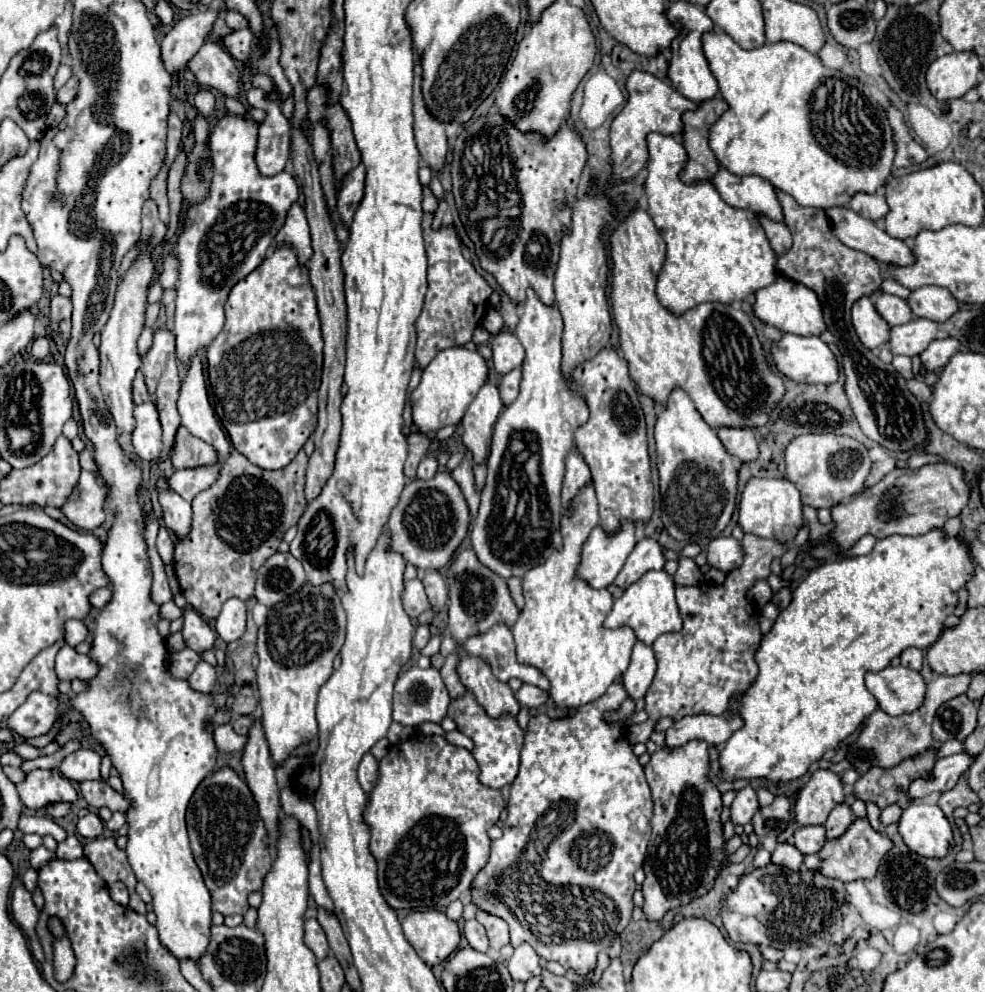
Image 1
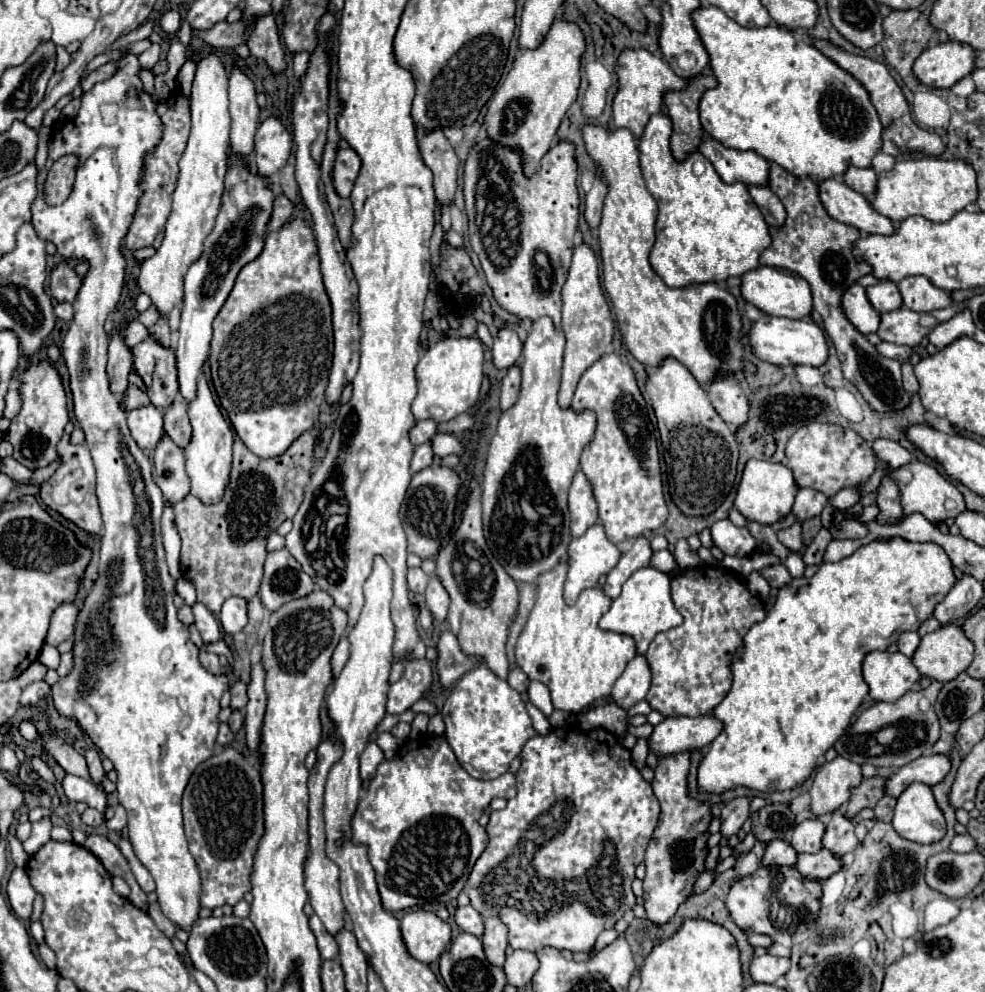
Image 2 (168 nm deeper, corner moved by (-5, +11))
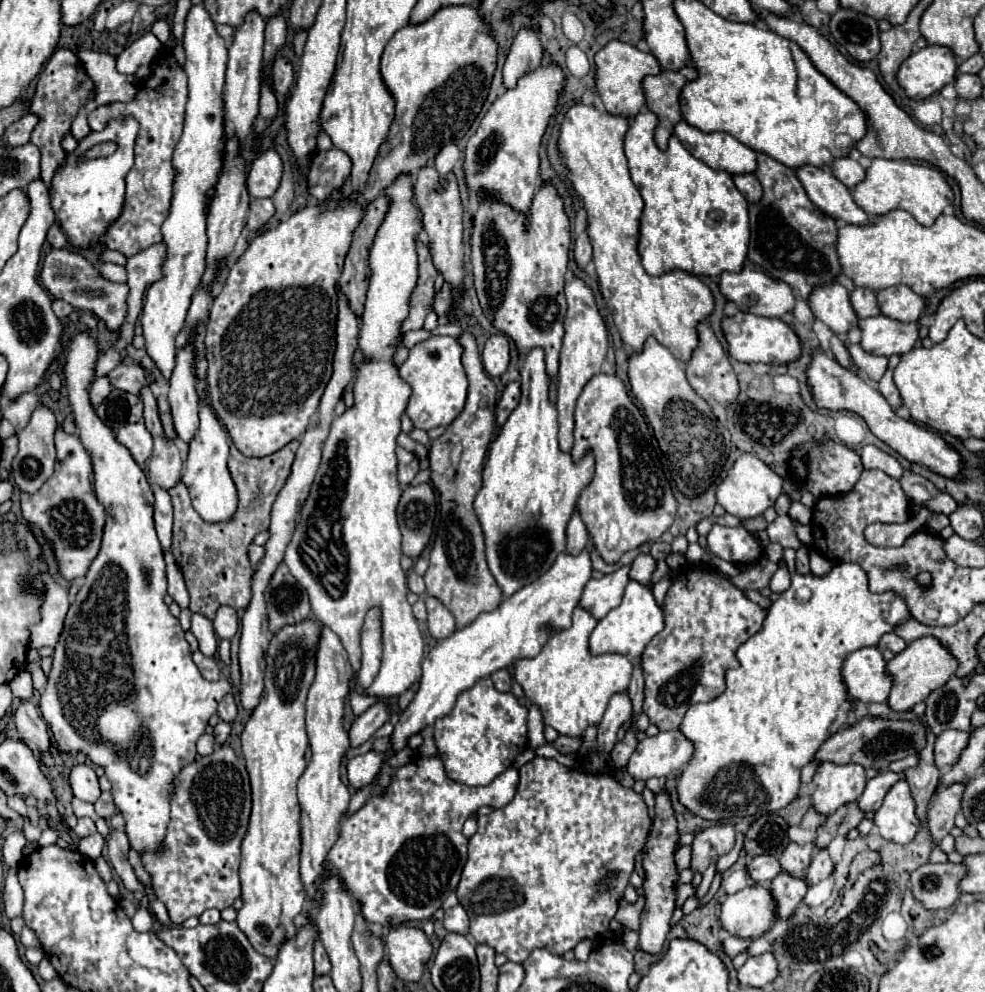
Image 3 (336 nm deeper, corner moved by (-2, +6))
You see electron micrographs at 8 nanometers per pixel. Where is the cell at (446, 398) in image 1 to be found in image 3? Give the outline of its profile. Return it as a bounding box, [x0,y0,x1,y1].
[400,335,468,431]

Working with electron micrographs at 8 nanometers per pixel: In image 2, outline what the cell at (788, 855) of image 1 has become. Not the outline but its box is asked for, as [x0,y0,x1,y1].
[763,840,797,866]

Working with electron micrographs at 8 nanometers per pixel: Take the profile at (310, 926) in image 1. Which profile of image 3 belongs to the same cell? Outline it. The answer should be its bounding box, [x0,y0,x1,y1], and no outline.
[314,939,332,975]

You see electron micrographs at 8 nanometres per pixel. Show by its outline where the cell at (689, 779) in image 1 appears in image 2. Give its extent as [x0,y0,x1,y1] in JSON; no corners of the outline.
[643,754,711,926]

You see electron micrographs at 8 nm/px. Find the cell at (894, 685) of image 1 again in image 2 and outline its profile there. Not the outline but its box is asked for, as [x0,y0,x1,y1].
[863,652,919,702]

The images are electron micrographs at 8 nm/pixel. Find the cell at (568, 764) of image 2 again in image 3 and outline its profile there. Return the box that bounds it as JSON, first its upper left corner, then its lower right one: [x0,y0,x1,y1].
[456,757,652,963]

